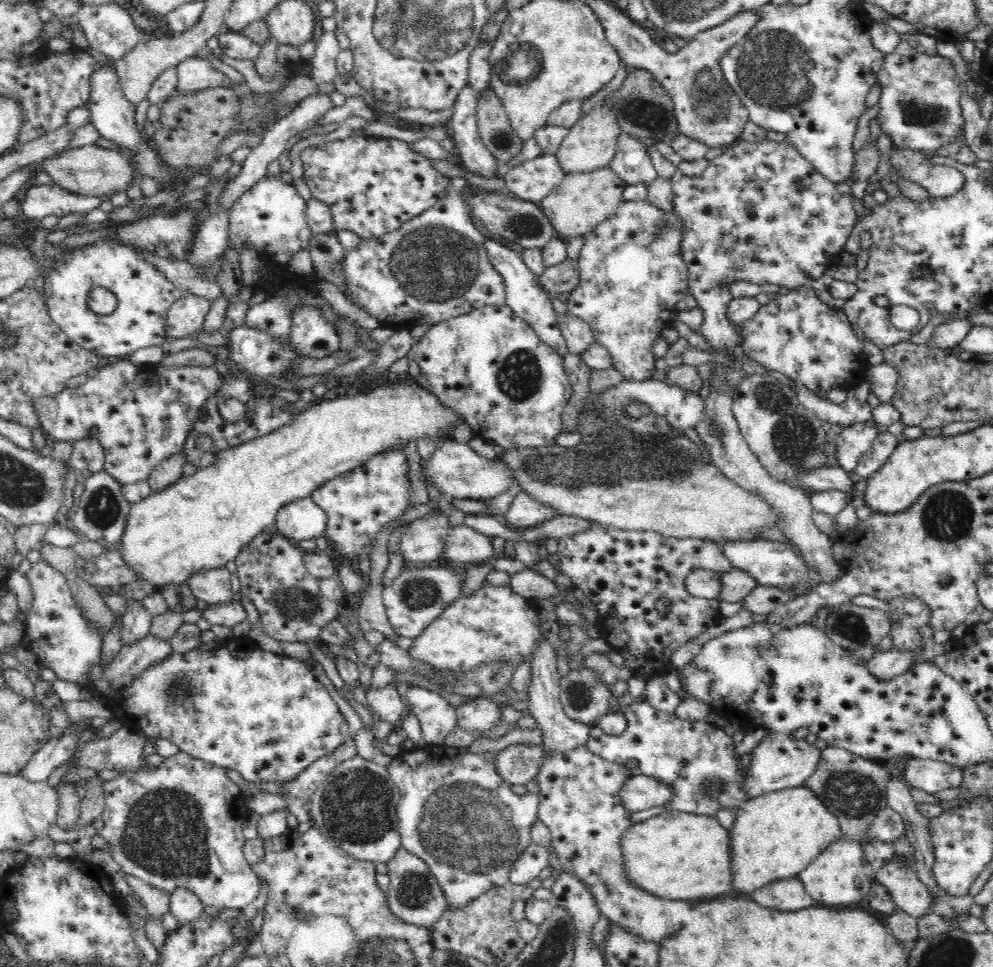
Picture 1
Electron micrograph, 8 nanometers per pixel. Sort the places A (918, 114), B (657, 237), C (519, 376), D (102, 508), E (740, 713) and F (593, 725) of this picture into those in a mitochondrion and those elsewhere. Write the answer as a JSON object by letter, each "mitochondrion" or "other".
{"A":"mitochondrion","B":"mitochondrion","C":"mitochondrion","D":"mitochondrion","E":"other","F":"other"}

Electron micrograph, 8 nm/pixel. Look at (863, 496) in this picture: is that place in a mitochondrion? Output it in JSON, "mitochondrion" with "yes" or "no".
{"mitochondrion":"no"}

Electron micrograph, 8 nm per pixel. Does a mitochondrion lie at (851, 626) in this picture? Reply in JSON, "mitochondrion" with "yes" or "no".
{"mitochondrion":"yes"}

